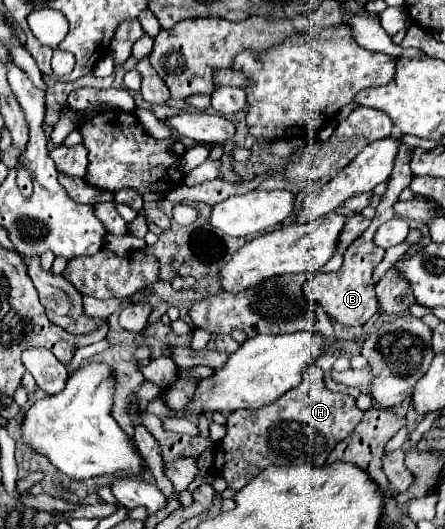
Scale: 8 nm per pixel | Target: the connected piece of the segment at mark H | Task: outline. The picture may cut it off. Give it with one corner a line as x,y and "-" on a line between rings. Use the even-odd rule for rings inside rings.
308,366
302,382
258,410
236,410
228,416
226,436
218,442
212,470
228,482
228,488
238,492
244,488
266,464
314,464
324,466
332,448
352,432
360,422
362,410
350,394
328,392
324,388
324,370

